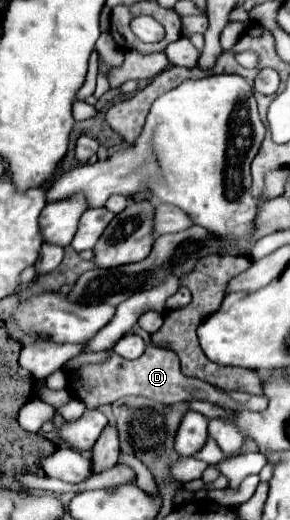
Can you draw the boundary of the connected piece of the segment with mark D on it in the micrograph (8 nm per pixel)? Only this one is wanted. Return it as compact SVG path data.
M151 343L147 345L145 353L135 361L127 361L127 359L119 357L117 353L111 353L109 361L99 363L99 365L85 365L79 371L71 373L69 377L71 377L69 391L73 393L73 397L81 399L87 405L87 409L97 409L105 403L113 403L125 395L141 395L141 397L159 401L163 405L199 399L199 401L209 401L209 403L225 407L225 409L263 411L267 407L265 395L249 395L249 393L241 393L241 391L227 393L227 391L221 391L221 389L201 381L201 379L183 375L179 369L179 357L173 351L155 347Z

